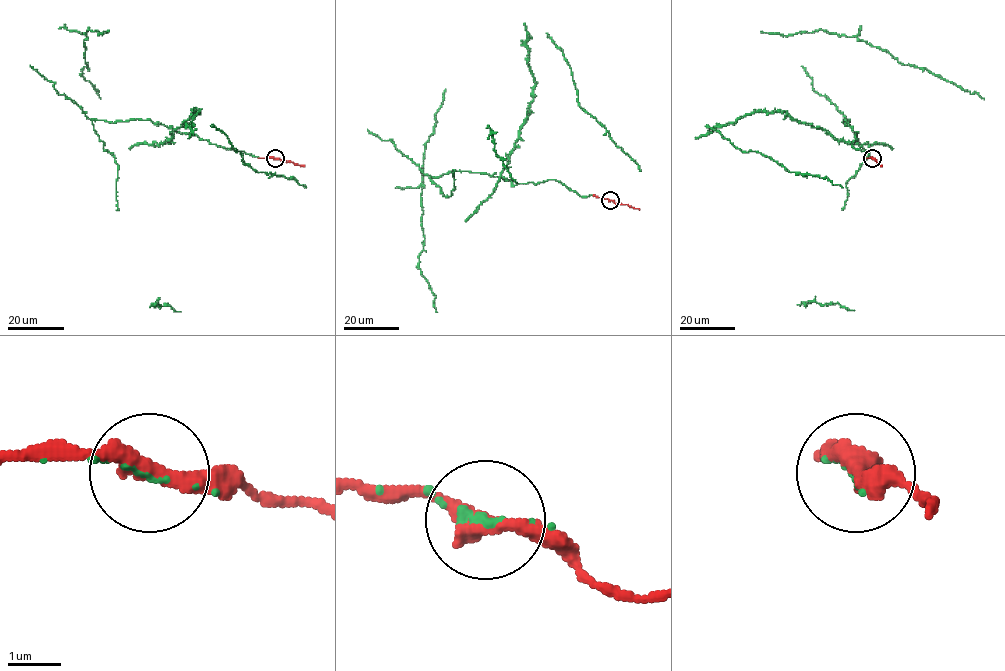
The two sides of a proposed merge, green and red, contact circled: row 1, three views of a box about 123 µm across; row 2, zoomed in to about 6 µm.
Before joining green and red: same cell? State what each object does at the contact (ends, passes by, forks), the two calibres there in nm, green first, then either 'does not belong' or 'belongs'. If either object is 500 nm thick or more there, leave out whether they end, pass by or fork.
green ends | red passes by | 110/360 nm | belongs

